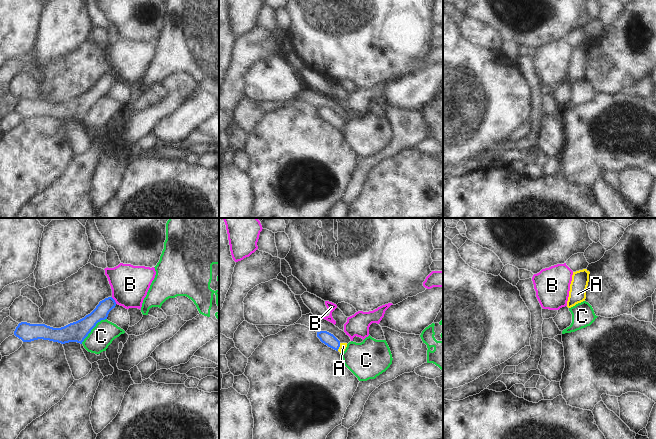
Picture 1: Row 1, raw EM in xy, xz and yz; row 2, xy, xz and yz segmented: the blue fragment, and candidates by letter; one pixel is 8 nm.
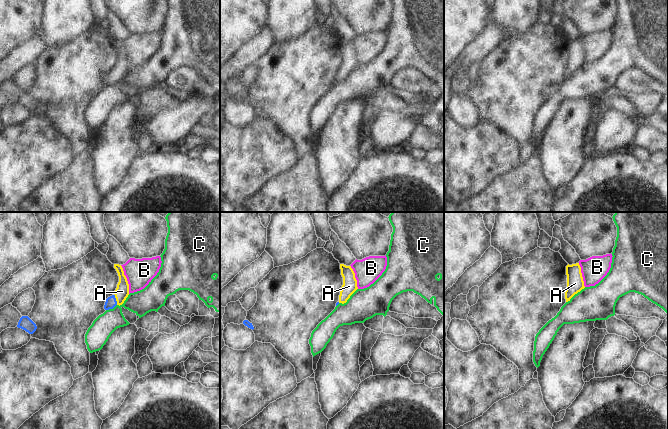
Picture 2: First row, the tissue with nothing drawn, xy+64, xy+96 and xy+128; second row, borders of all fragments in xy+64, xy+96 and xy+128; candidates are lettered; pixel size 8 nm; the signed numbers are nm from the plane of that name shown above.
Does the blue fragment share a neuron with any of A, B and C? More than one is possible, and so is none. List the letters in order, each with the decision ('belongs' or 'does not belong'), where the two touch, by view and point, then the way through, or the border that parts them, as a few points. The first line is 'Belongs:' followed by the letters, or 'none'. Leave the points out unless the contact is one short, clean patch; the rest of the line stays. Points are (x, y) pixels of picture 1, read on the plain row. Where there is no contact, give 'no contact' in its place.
Belongs: A
A: belongs; meets blue in xz at (339, 122); runs through xz (330, 116), (339, 122), (343, 122)
B: does not belong; meets blue in xy at (114, 76); border along xy (111, 73), (116, 79)
C: does not belong; meets blue in xy at (92, 104); border along xy (106, 94), (99, 97), (81, 119)

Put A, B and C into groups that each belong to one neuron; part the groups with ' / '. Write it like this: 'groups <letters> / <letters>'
groups A / B / C

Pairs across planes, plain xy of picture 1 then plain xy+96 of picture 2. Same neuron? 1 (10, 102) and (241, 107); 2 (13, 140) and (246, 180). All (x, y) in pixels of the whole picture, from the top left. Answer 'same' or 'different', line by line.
1: different
2: same

